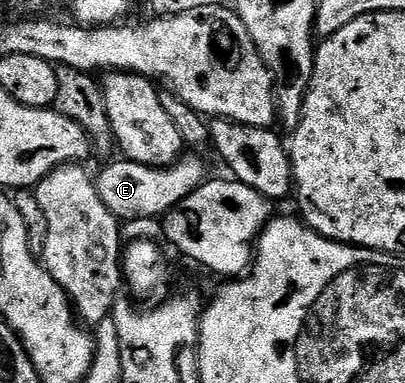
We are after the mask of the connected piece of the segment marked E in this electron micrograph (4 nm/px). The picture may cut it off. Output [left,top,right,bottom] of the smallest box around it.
[95,154,206,221]

